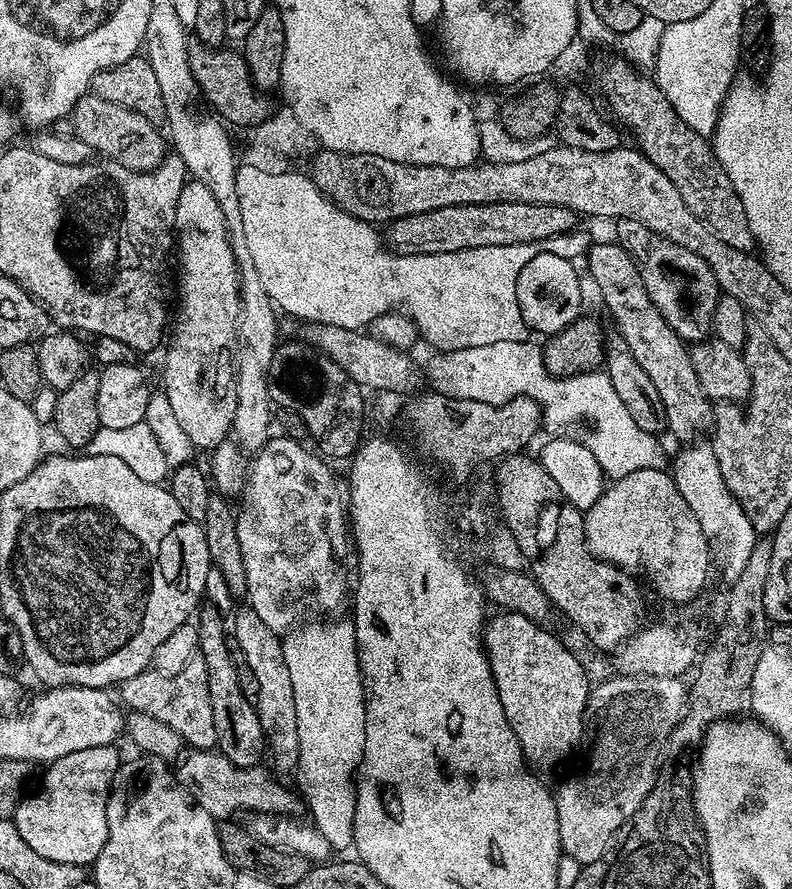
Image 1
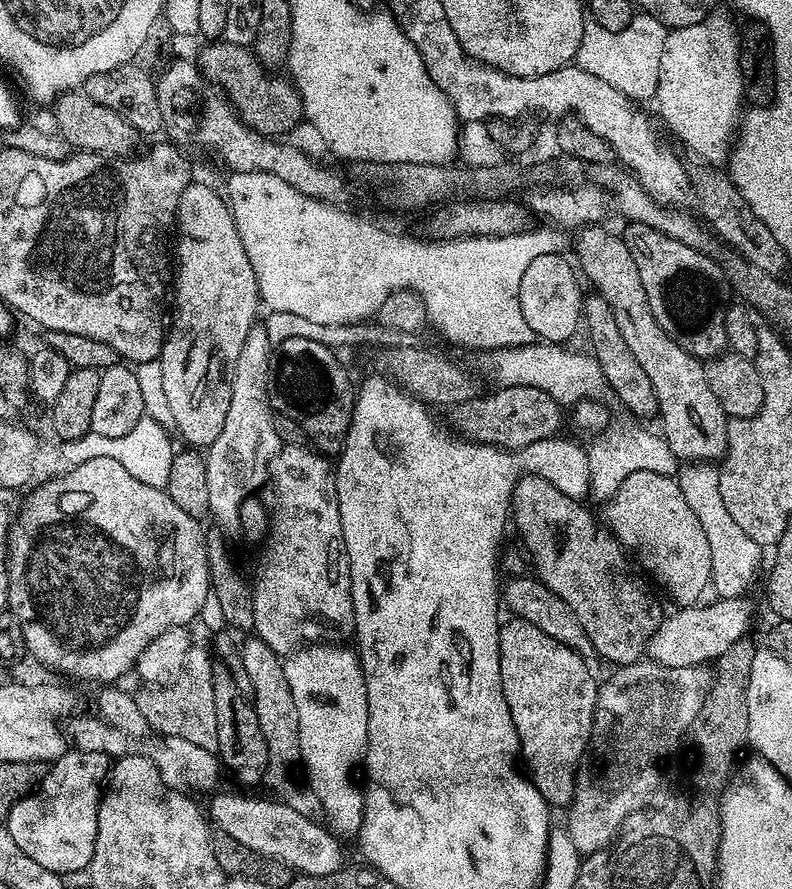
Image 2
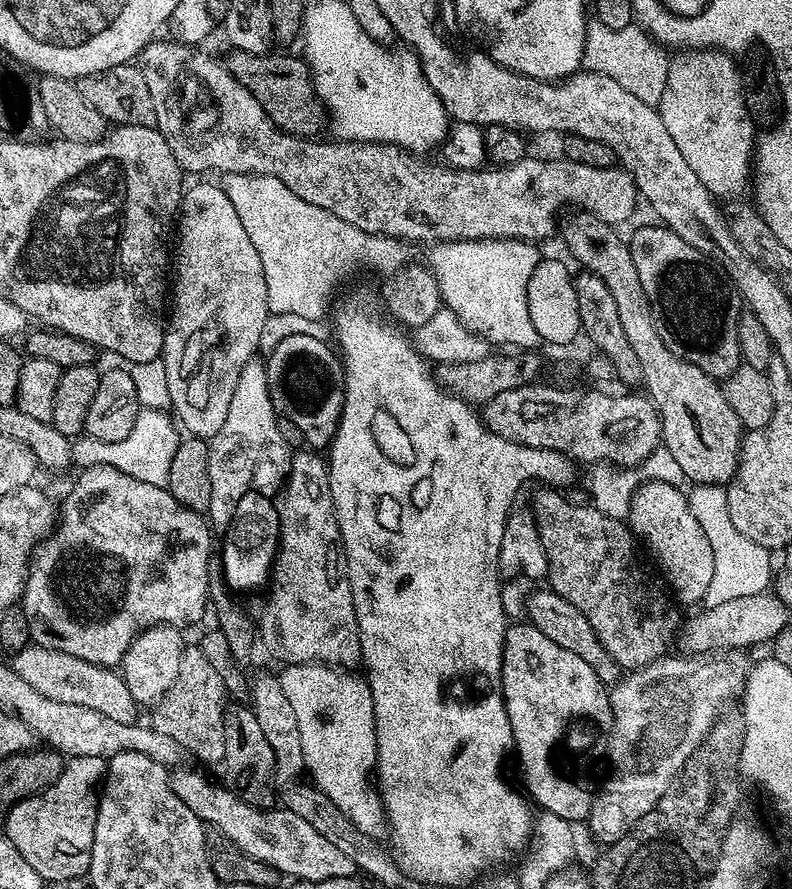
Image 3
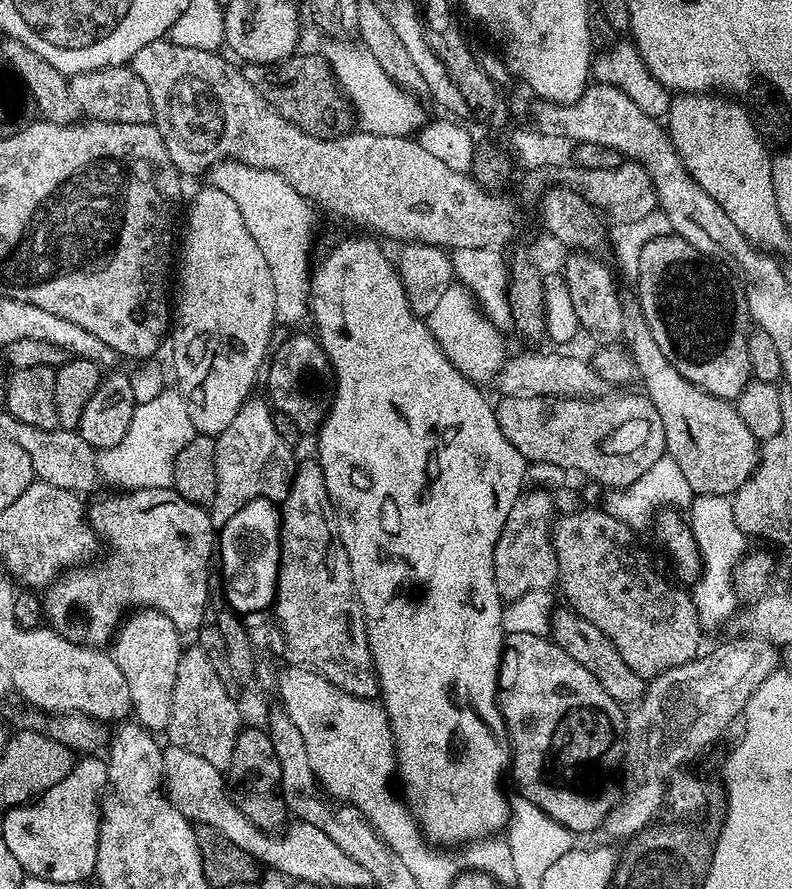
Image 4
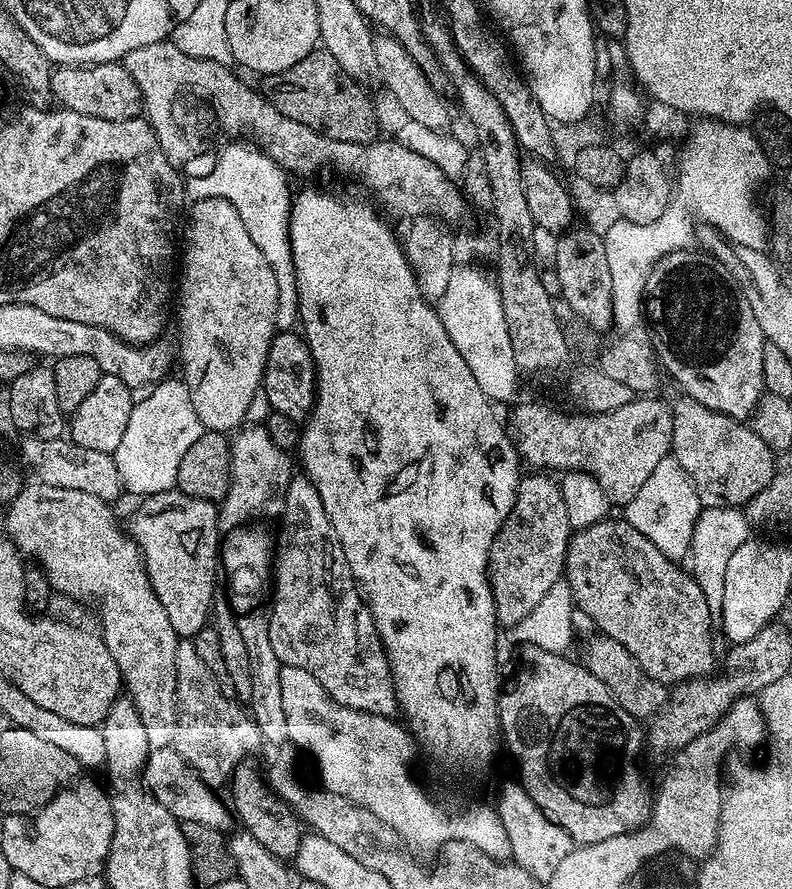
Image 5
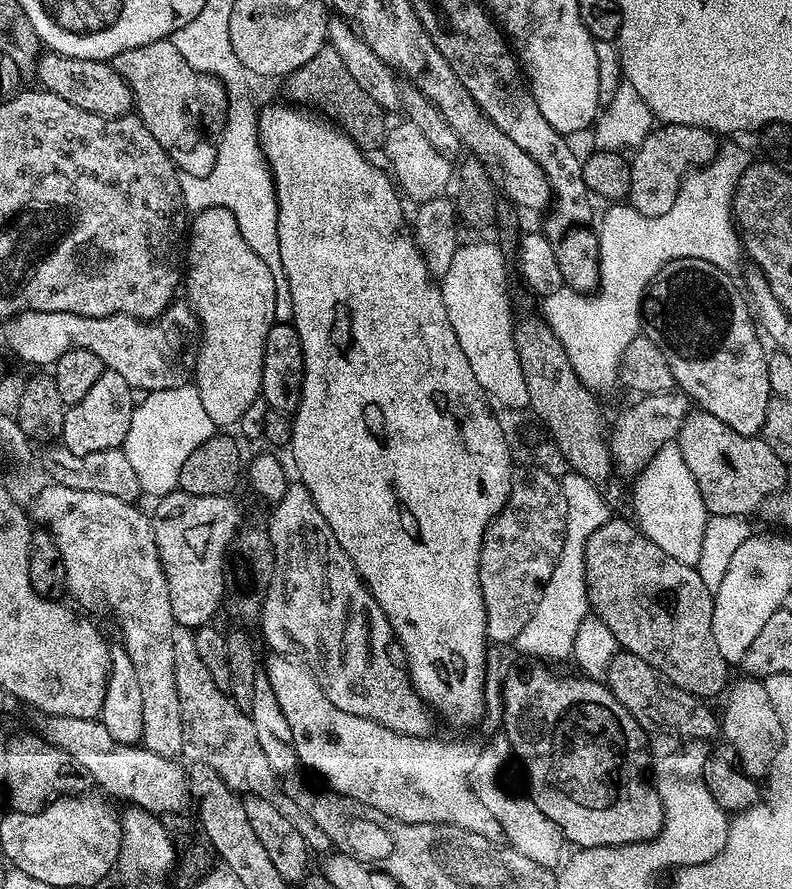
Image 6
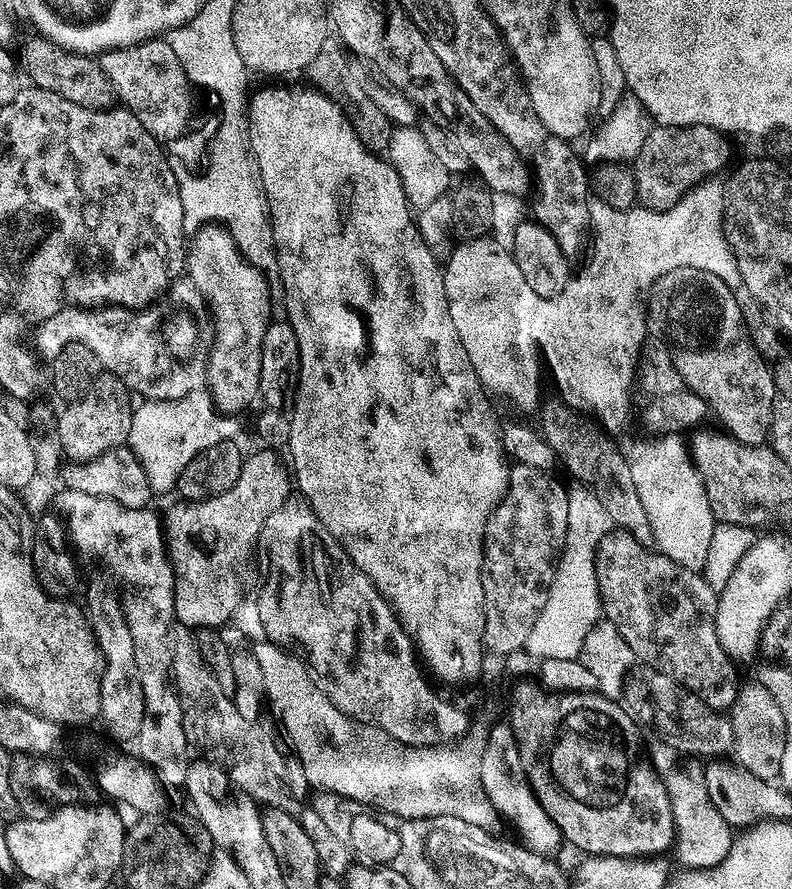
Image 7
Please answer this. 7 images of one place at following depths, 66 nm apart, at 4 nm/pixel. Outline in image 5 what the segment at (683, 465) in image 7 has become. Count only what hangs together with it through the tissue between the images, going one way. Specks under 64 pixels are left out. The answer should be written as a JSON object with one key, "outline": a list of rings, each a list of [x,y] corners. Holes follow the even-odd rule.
{"outline":[[[670,454],[654,466],[654,474],[646,478],[636,497],[623,505],[622,516],[630,526],[634,526],[634,530],[638,530],[638,534],[646,534],[646,538],[650,538],[650,542],[654,542],[654,546],[658,546],[658,550],[662,550],[669,560],[680,562],[683,556],[685,559],[691,553],[692,535],[701,507],[686,470],[682,470],[676,457]]]}

